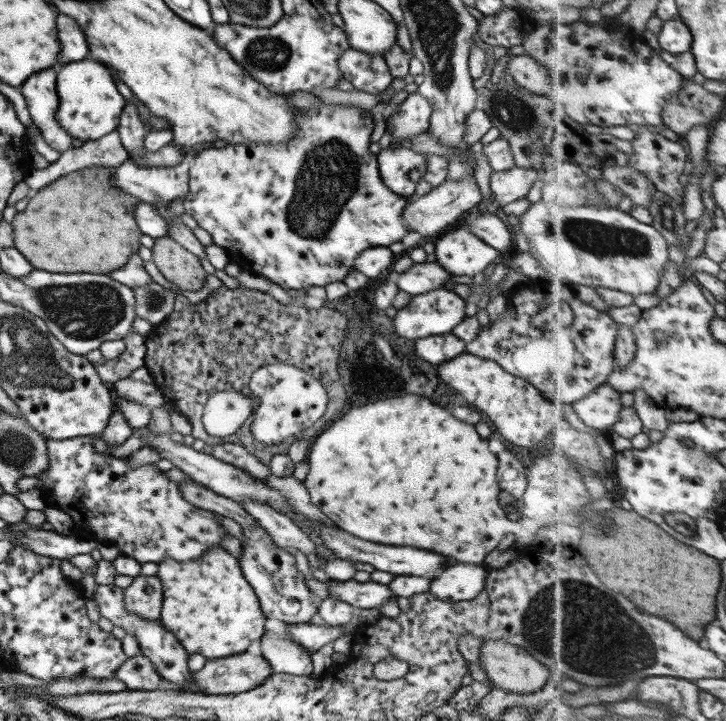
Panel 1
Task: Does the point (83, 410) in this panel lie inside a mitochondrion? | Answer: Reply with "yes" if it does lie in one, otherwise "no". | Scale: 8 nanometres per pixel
no

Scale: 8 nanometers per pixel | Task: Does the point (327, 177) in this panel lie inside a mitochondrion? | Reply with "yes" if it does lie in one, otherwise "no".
yes

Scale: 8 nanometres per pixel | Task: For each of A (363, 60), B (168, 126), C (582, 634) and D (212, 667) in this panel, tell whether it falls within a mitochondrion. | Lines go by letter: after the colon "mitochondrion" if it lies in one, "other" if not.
A: other
B: other
C: mitochondrion
D: other

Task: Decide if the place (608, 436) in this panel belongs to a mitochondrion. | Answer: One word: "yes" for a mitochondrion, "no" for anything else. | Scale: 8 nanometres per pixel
no

